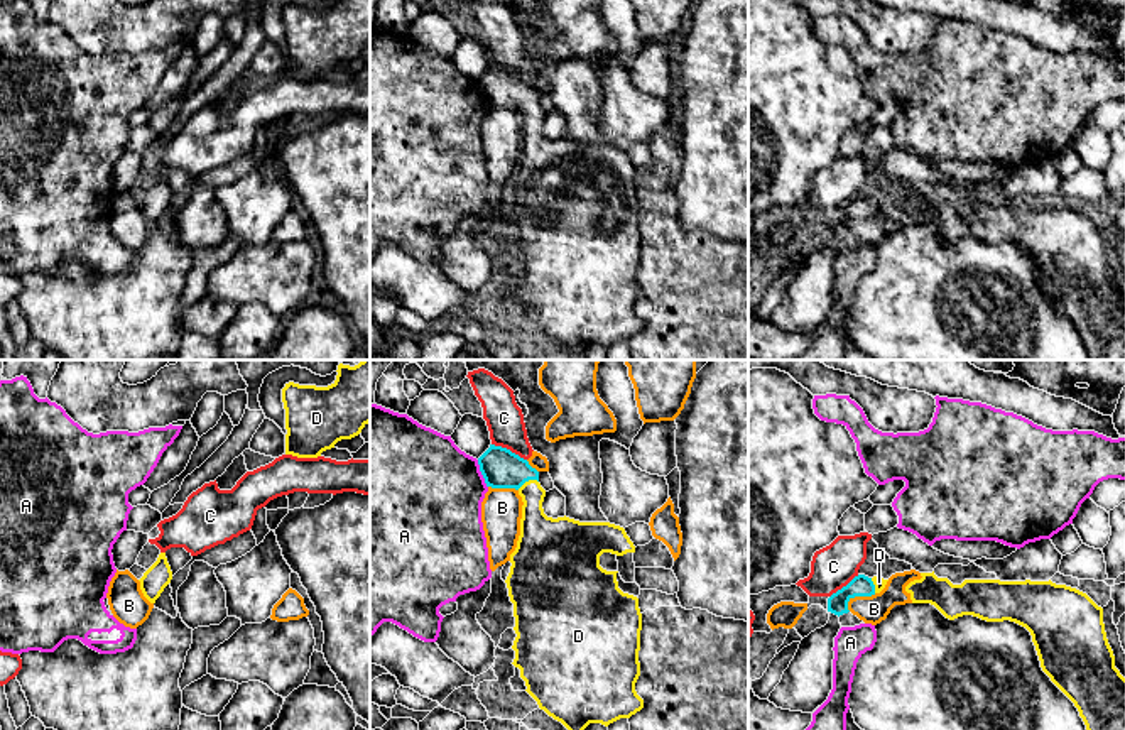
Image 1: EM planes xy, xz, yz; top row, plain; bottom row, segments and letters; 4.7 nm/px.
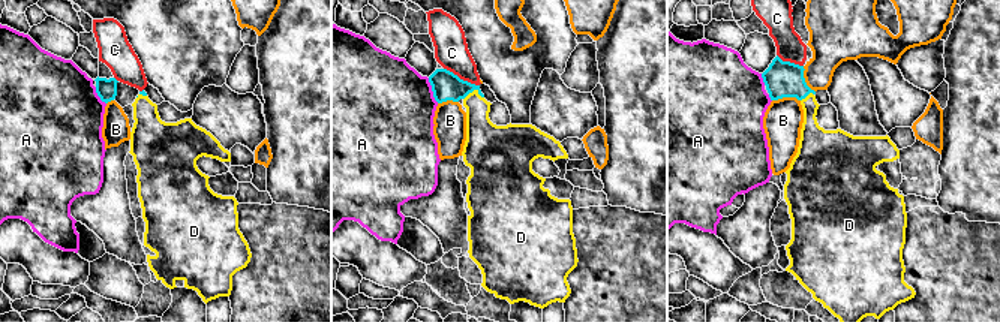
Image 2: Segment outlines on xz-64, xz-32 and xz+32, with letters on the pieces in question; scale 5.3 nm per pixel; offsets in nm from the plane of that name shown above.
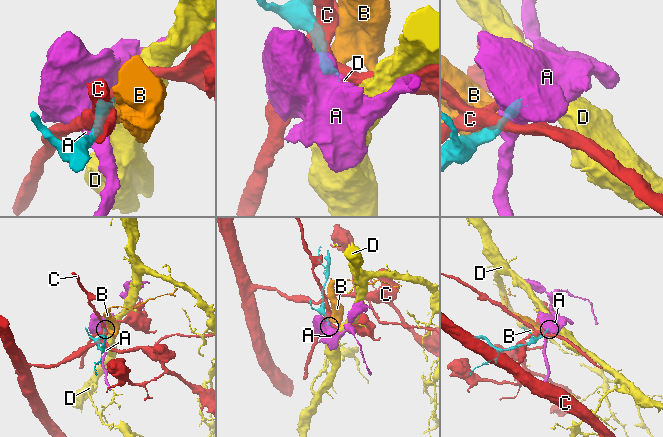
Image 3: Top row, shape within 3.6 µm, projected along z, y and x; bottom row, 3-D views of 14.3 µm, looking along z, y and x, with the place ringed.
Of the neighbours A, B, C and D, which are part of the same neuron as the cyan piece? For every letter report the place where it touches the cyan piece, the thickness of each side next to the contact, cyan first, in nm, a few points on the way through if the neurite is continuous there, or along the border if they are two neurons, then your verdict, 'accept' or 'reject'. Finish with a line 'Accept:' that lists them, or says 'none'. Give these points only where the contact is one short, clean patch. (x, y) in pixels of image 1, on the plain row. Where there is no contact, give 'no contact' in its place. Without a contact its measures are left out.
A: meets cyan in xz at (482, 95); 190 nm thick on the cyan side, 480 nm on the other; reject
B: meets cyan in yz at (858, 217); 100 nm thick on the cyan side, 130 nm on the other; border along yz (875, 215), (853, 218), (847, 230); reject
C: meets cyan in xz at (509, 71); 190 nm thick on the cyan side, 180 nm on the other; reject
D: meets cyan in xz at (527, 102); 190 nm thick on the cyan side, 170 nm on the other; runs through xz (500, 90), (516, 93), (527, 102), (538, 152); accept
Accept: D

